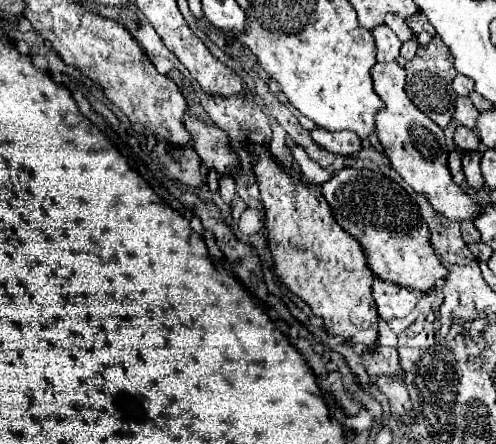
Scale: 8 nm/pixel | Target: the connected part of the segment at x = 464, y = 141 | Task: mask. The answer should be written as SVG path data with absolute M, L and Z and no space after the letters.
M458 126L456 128L456 132L454 132L454 144L462 152L474 152L474 150L480 148L480 140L478 140L476 132L466 128L466 126Z

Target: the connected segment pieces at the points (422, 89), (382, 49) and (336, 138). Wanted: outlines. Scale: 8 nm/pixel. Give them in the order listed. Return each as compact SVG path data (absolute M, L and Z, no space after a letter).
M434 36L428 44L418 46L416 56L406 62L404 70L406 70L406 94L410 96L414 106L420 108L428 118L432 118L440 128L444 128L454 116L454 100L456 100L456 92L452 92L452 80L456 76L456 70L450 48L440 40L440 36Z
M386 24L372 28L370 34L372 34L374 44L378 48L378 56L376 56L378 62L394 62L400 56L402 42L396 38L396 34Z
M316 126L316 128L310 132L310 136L312 136L312 140L314 140L316 144L320 144L322 148L326 148L328 152L342 154L342 156L356 154L356 152L362 148L362 140L358 138L356 132L350 132L350 130L332 132L332 130L326 130L326 128Z

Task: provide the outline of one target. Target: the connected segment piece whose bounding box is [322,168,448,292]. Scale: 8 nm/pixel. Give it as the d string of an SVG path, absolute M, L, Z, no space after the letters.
M344 168L344 170L336 172L322 186L322 194L328 200L328 204L332 206L336 222L362 244L366 258L368 258L368 266L380 280L394 282L394 284L408 288L408 290L426 292L426 290L434 288L436 280L440 280L448 274L446 268L440 264L438 256L432 252L432 246L428 244L428 226L424 224L424 220L416 208L416 200L400 184L396 184L388 176L374 172L374 170Z

